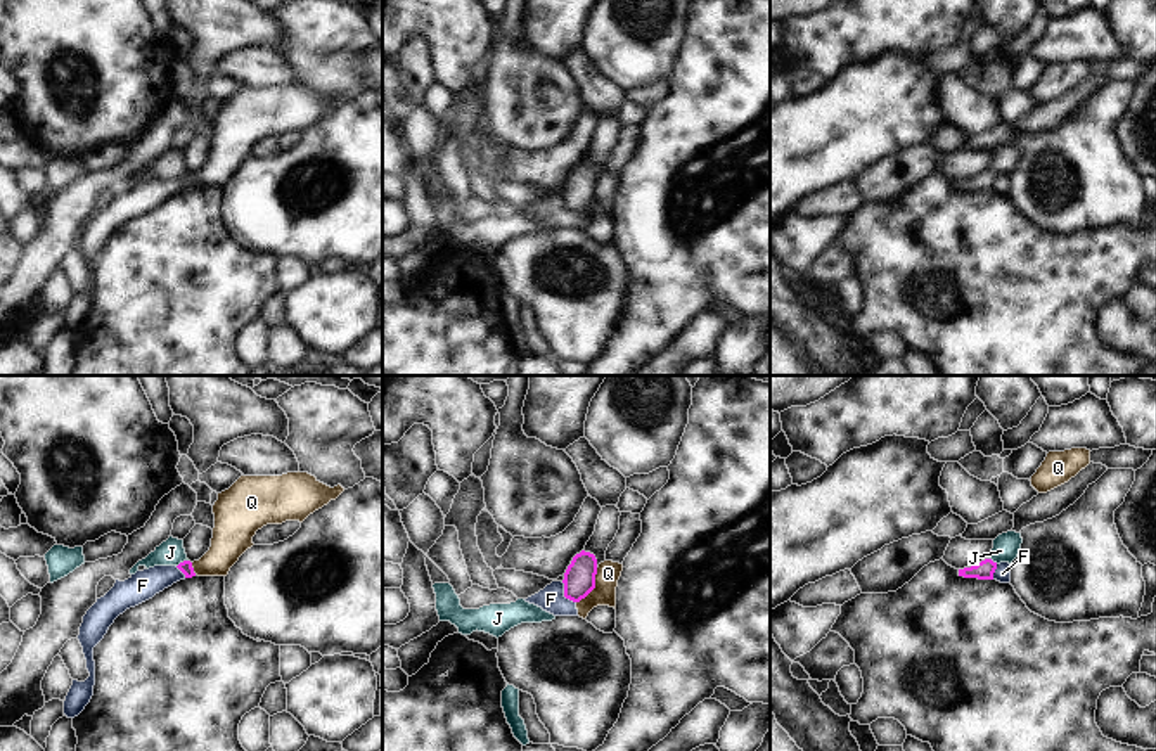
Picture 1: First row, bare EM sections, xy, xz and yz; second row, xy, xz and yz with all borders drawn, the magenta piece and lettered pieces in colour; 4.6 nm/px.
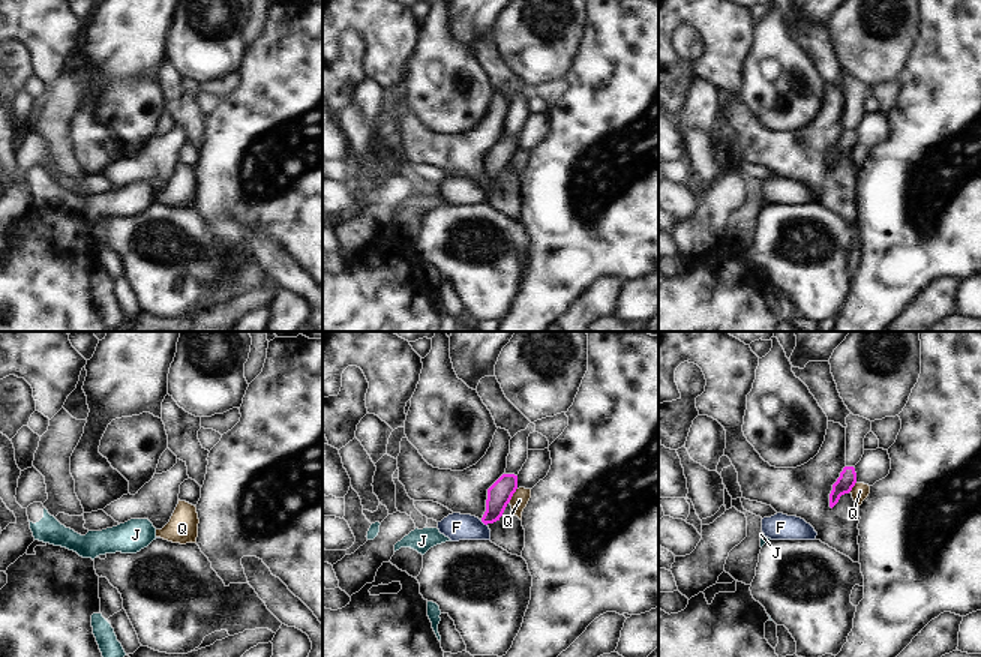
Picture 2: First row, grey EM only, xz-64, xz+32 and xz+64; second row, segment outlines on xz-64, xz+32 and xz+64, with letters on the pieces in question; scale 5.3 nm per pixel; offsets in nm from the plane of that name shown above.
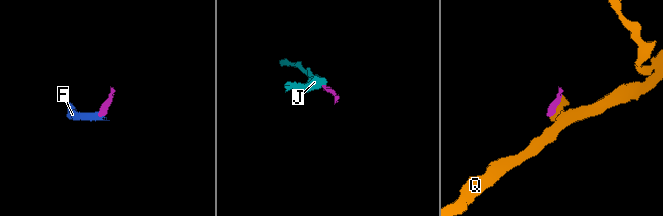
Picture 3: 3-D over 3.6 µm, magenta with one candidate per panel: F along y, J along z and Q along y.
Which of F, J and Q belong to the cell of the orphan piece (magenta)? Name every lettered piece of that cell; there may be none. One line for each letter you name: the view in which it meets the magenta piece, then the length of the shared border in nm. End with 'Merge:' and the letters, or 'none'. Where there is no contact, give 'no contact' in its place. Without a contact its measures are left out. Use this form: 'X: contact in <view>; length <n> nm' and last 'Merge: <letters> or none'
J: contact in xy; length 70 nm
Merge: J

